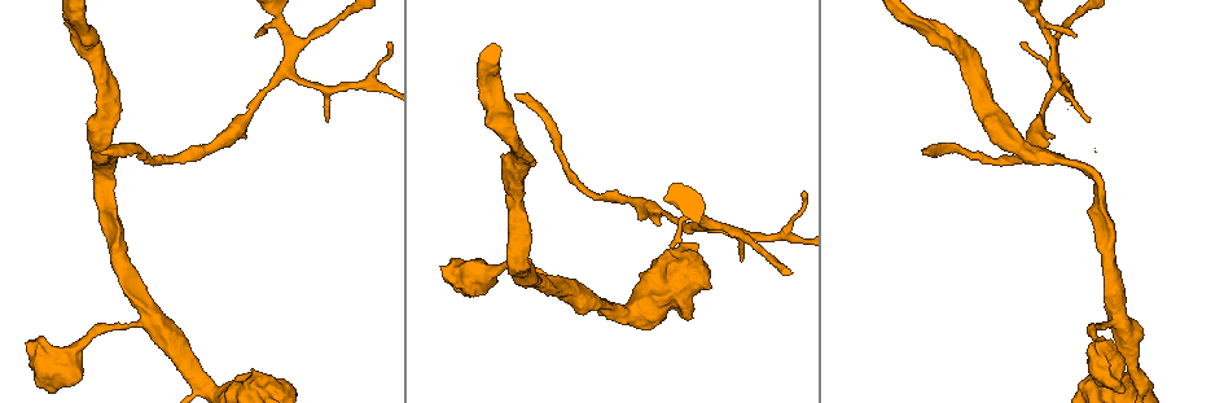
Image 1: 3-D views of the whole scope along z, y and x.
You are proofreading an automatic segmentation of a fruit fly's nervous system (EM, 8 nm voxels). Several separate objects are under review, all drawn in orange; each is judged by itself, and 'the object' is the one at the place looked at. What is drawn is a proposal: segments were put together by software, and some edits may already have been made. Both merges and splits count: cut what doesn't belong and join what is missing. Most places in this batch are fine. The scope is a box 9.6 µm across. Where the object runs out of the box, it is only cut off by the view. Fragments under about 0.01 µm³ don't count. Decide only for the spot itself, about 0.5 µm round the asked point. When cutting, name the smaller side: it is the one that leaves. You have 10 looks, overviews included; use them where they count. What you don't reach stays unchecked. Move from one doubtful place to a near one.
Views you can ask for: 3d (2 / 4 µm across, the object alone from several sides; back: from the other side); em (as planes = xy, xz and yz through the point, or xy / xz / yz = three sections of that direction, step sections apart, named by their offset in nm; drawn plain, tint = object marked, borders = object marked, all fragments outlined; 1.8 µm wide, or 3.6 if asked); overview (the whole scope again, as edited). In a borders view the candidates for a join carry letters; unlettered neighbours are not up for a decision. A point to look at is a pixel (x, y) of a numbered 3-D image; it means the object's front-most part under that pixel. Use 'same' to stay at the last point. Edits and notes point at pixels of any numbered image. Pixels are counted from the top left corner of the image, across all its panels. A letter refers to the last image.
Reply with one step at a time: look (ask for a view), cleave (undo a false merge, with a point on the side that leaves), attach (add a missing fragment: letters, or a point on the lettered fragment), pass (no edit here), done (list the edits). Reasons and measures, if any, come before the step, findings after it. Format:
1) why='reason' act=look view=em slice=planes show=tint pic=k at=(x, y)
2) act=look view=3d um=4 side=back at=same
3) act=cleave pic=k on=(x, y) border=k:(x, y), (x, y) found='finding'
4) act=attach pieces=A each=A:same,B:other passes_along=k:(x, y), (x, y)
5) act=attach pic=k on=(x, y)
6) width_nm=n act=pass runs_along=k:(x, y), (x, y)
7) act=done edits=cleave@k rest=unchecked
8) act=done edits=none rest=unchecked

why='stops while still wide' act=look view=em slice=xz step=8 show=borders pic=1 at=(441, 266)

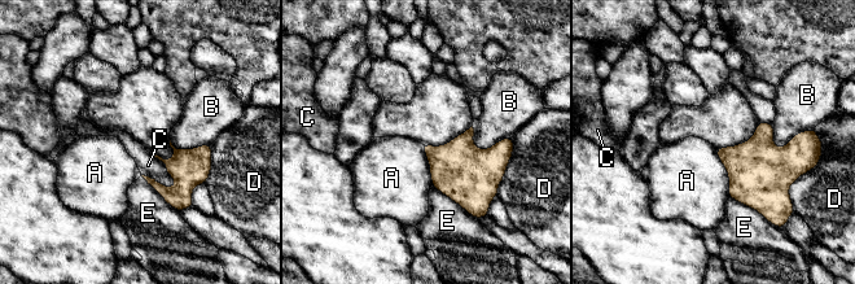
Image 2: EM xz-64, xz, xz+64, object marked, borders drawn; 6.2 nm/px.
act=pass each=A:other,B:other,C:other,D:other,E:other border=2:(715, 148), (728, 177), (729, 196) found='no lettered fragment goes on from it'

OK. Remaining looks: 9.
why='end of a long branch' act=look view=em slice=yz step=4 show=tint pic=1 at=(102, 153)

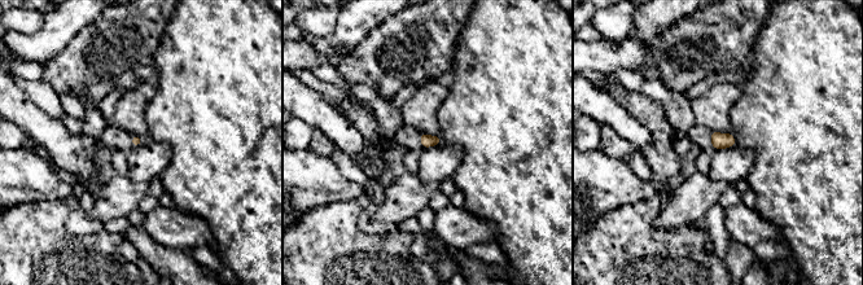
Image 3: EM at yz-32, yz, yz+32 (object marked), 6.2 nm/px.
act=look view=em slice=planes show=borders at=same

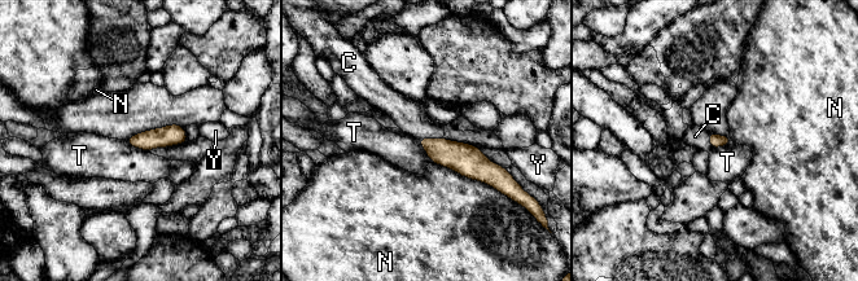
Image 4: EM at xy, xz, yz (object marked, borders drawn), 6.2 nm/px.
longest_contact=N:500nm act=attach pieces=C each=C:same,N:other,T:other,Y:other found='the neuron continues'

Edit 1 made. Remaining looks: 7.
why='redraw' act=look view=overview

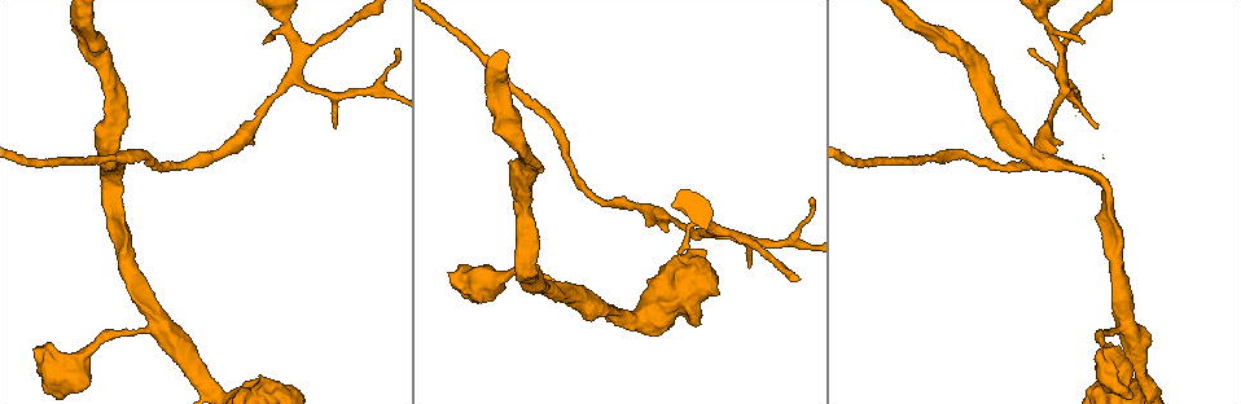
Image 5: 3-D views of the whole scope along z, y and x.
why='branch stops here' act=look view=em slice=xy step=4 show=tint pic=5 at=(536, 253)

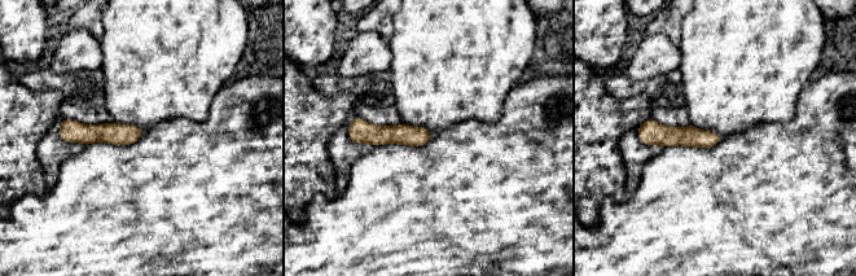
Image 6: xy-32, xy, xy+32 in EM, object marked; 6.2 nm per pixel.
act=look view=em slice=xy step=4 show=borders at=same

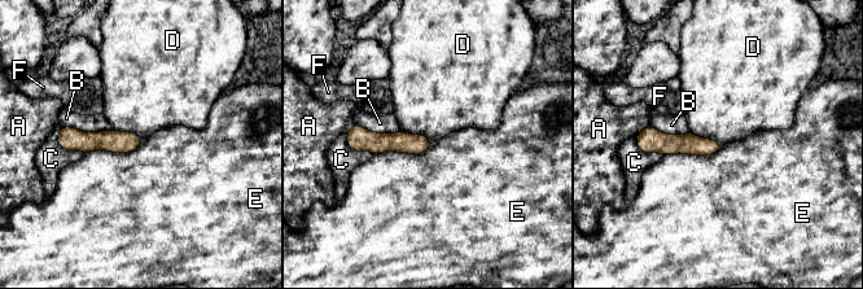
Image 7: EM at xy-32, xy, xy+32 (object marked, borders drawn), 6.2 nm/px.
width_nm=130 act=pass each=A:other,B:other,C:other,D:other,E:other,F:other border=7:(143, 139), (130, 152), (83, 154) found='none of them fits'

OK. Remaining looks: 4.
why='free end' act=look view=em slice=planes show=borders pic=5 at=(263, 44)

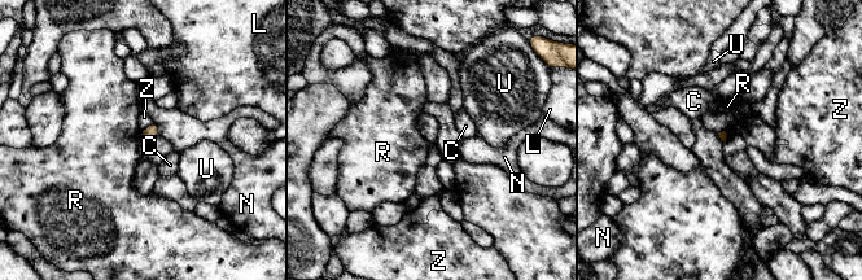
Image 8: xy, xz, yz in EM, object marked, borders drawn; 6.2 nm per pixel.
longest_contact=Z:110nm act=pass each=C:other,L:other,N:other,R:other,U:other,Z:other border=8:(140, 132), (139, 140) found='no lettered fragment goes on from it'

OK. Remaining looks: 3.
act=done edits=attach@4 rest=unchecked

